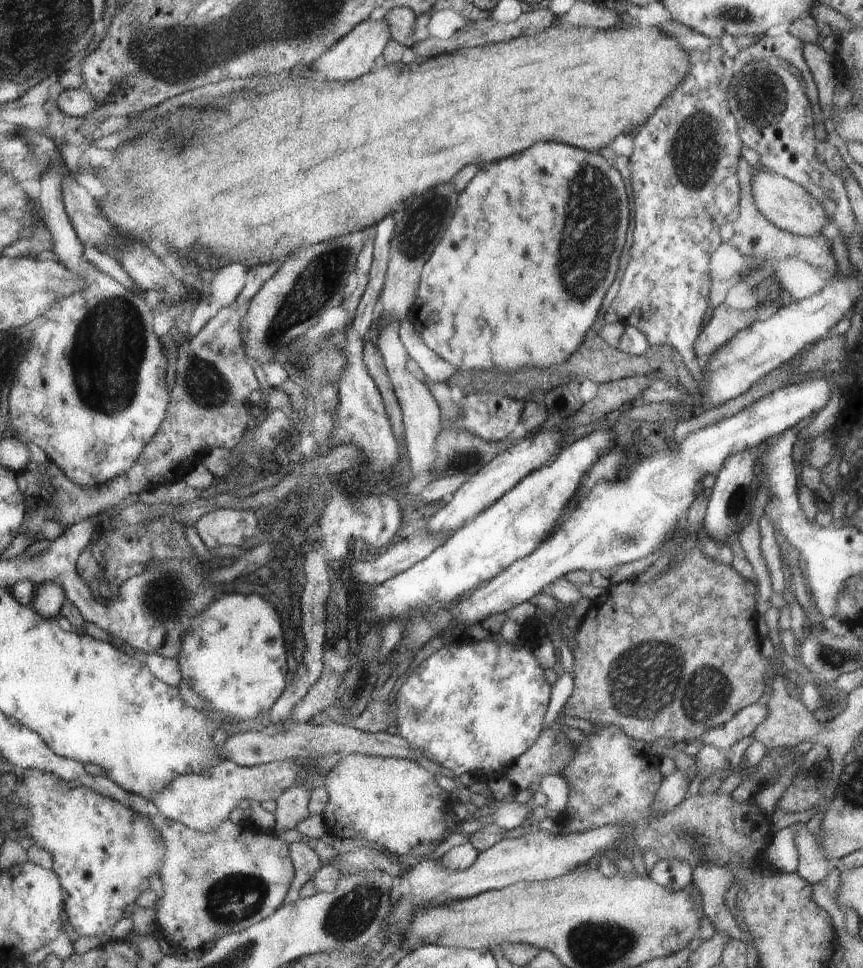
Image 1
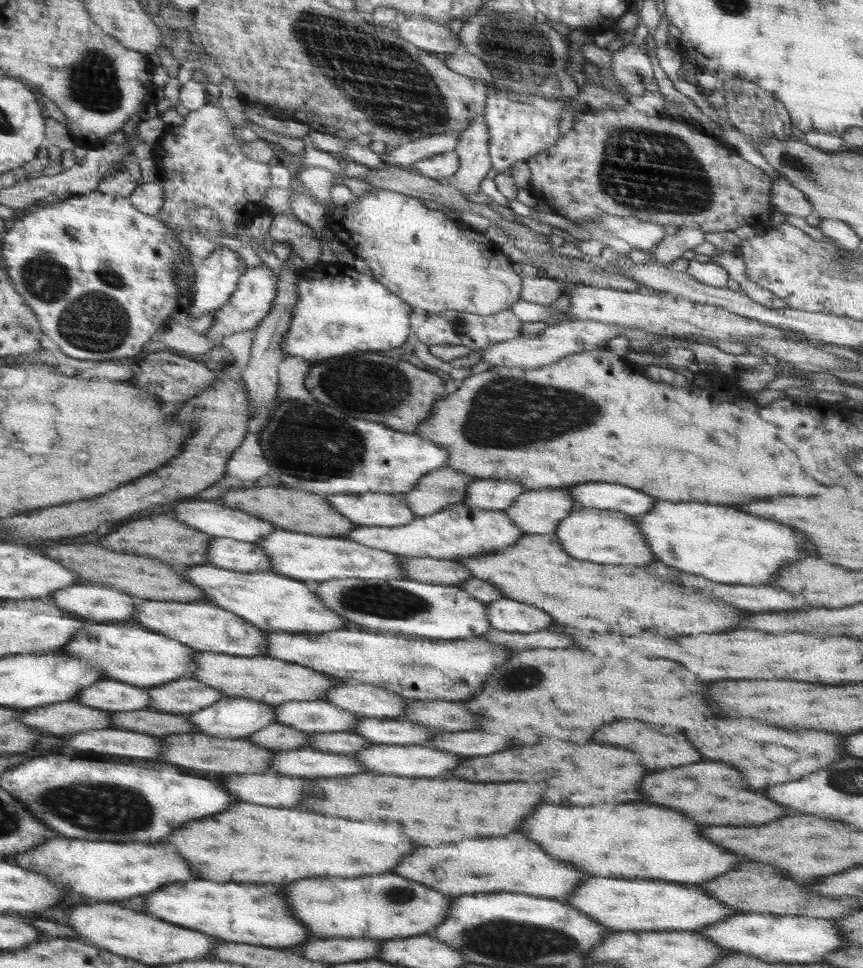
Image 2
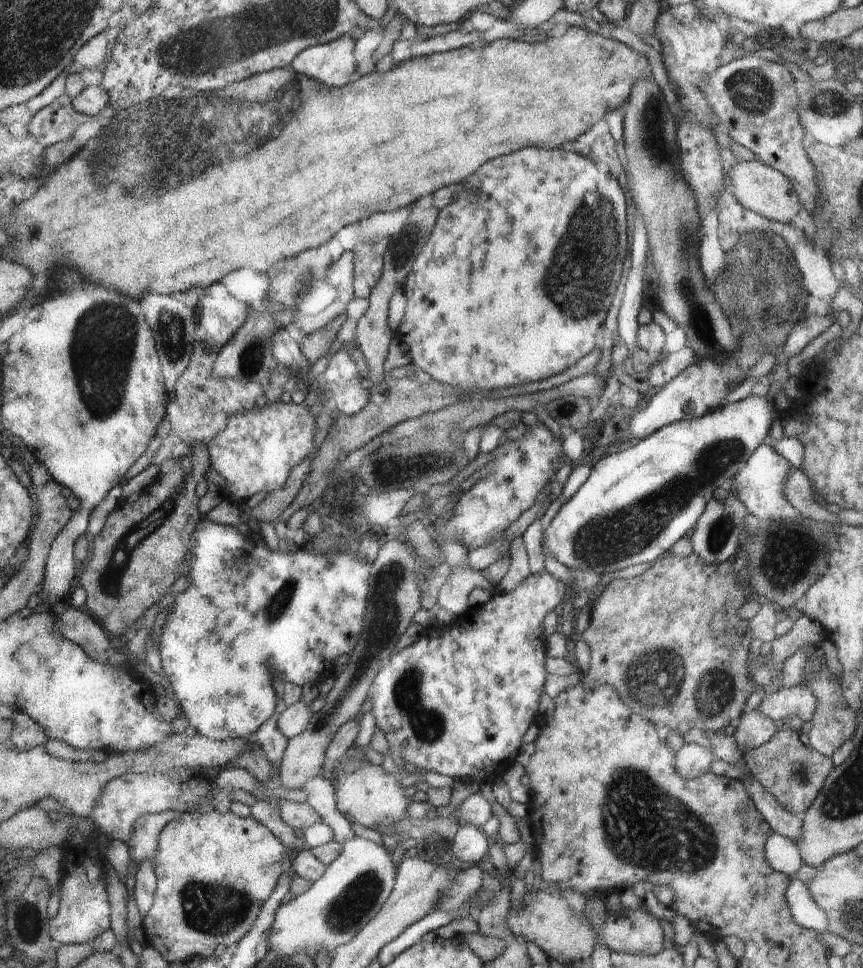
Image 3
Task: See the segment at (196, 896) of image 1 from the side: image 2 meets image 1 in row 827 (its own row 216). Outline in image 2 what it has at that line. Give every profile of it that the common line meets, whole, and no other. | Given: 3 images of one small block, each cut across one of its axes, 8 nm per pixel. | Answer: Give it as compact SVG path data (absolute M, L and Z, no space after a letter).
M208 103L198 111L190 112L184 124L174 127L174 132L165 135L164 139L155 147L154 159L163 168L164 176L160 181L166 189L166 206L158 215L170 228L176 232L200 234L200 228L192 222L192 211L198 207L208 206L216 209L223 219L226 234L238 238L238 223L249 221L254 216L255 204L264 203L264 193L272 187L270 182L270 168L266 162L254 162L244 156L242 140L238 138L234 124L226 116L226 110L218 103Z

